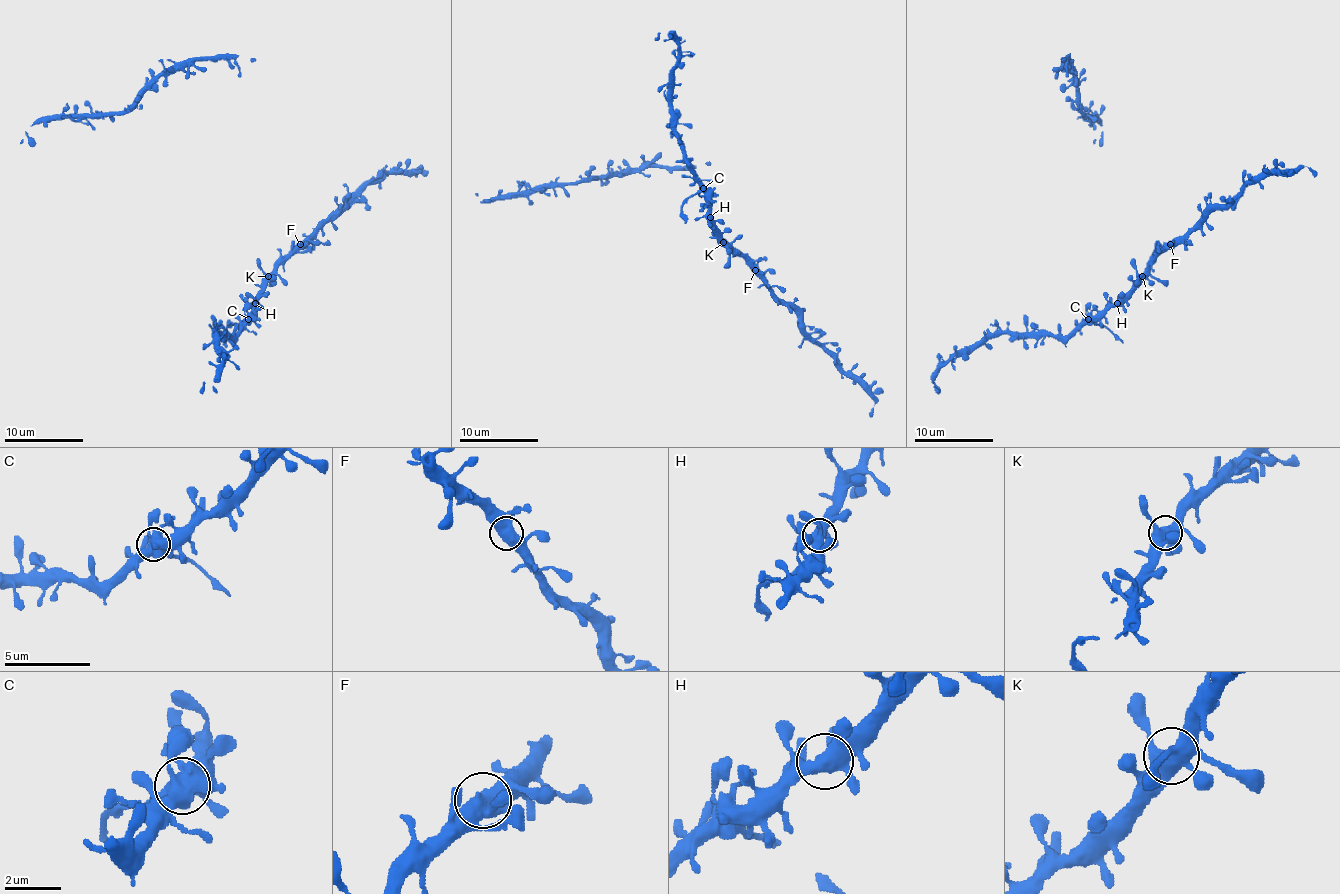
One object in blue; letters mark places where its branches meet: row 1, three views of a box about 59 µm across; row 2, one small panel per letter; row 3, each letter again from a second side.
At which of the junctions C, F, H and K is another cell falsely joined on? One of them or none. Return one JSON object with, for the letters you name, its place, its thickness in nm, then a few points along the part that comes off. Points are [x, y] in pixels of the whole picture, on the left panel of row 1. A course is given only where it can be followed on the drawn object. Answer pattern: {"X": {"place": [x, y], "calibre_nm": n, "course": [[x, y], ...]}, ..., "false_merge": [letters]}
{"false_merge": []}

